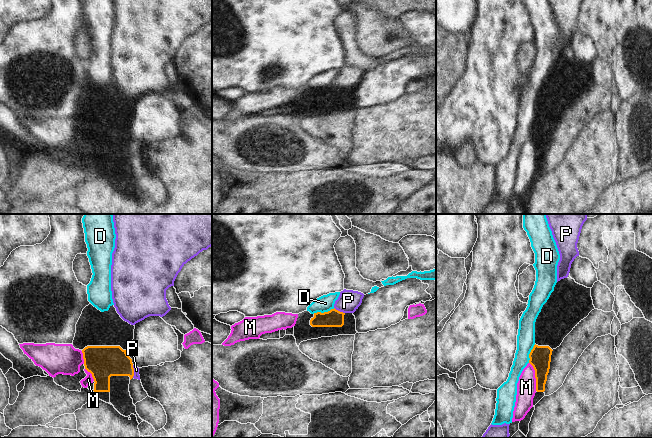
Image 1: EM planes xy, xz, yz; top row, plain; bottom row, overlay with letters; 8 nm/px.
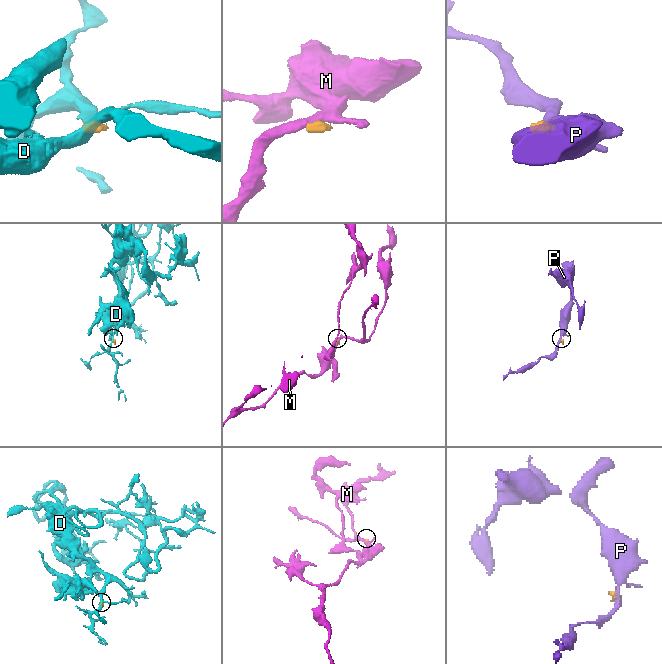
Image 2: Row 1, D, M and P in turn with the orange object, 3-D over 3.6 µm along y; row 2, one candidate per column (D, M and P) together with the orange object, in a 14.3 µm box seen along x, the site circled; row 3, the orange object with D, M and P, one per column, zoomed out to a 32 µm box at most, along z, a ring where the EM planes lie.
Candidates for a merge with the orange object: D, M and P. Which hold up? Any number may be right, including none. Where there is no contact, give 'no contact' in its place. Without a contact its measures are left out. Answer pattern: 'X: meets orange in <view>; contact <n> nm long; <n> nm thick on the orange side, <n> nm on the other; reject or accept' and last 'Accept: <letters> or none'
D: meets orange in xz; contact 180 nm long; 140 nm thick on the orange side, 140 nm on the other; reject
M: meets orange in yz; contact 240 nm long; 180 nm thick on the orange side, 160 nm on the other; reject
P: meets orange in xy; contact 100 nm long; 260 nm thick on the orange side, 50 nm on the other; reject
Accept: none

